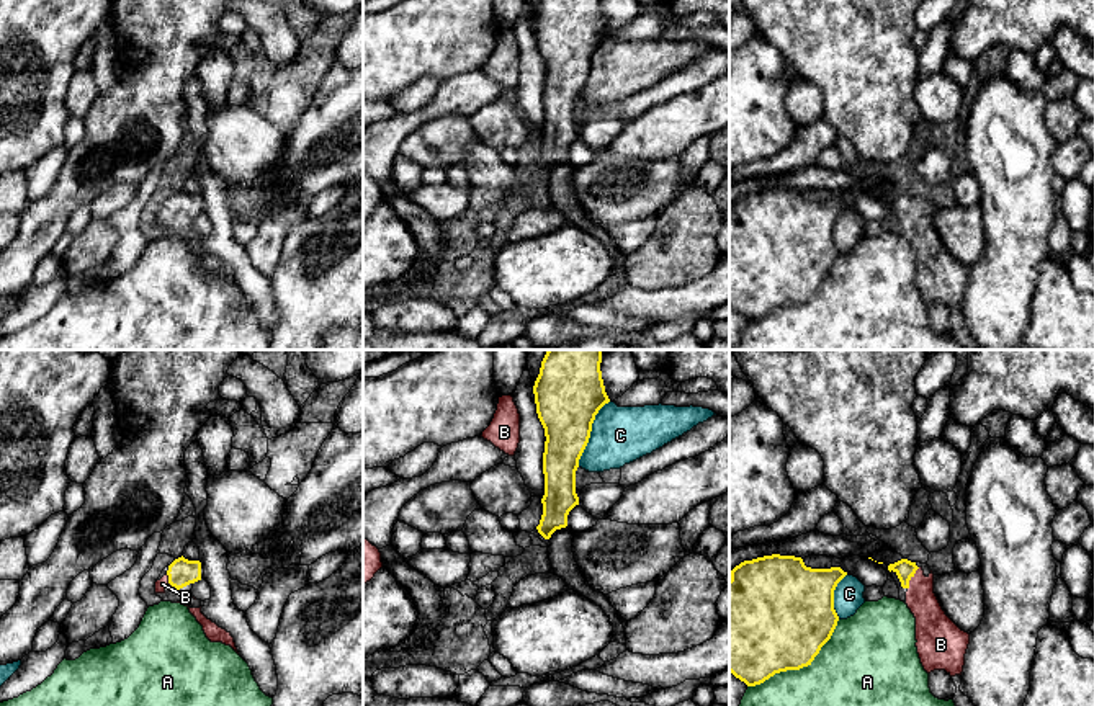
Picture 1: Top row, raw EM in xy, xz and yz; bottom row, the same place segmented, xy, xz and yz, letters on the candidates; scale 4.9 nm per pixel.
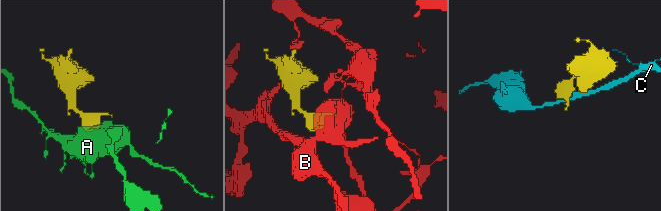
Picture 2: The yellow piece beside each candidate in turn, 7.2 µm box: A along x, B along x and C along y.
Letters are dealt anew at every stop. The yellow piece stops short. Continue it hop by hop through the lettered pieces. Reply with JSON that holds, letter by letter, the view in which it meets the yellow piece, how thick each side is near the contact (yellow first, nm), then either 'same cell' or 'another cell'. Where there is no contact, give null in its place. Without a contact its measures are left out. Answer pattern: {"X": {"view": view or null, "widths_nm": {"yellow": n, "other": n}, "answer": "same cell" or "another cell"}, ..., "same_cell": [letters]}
{"A": {"view": "yz", "widths_nm": {"yellow": 480, "other": 360}, "answer": "another cell"}, "B": {"view": "yz", "widths_nm": {"yellow": 100, "other": 160}, "answer": "same cell"}, "C": {"view": "xz", "widths_nm": {"yellow": 340, "other": 280}, "answer": "another cell"}, "same_cell": ["B"]}

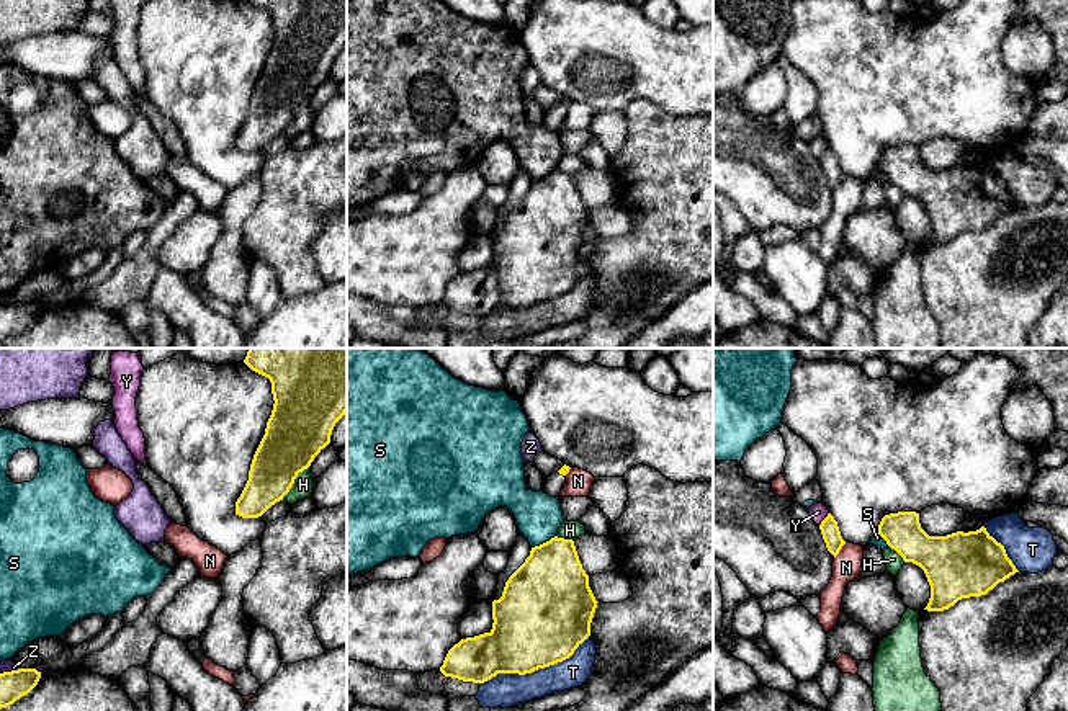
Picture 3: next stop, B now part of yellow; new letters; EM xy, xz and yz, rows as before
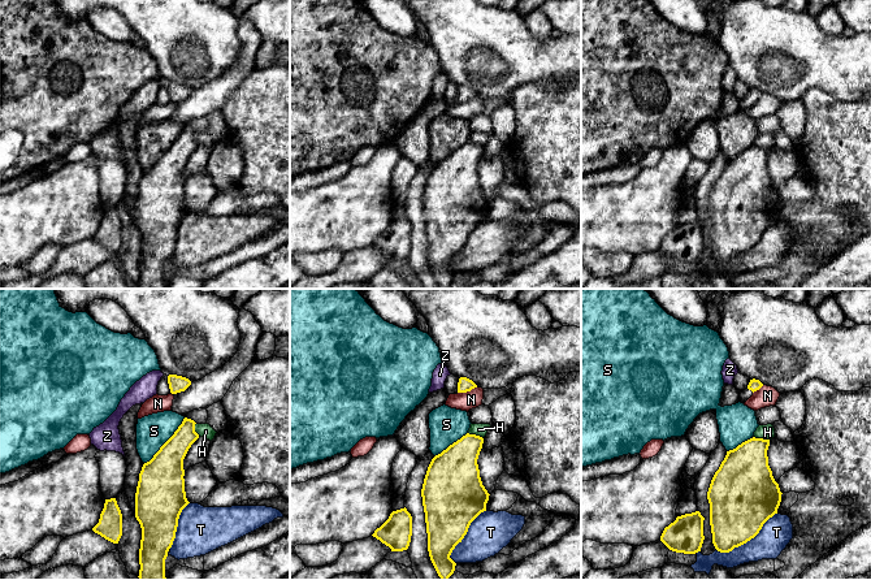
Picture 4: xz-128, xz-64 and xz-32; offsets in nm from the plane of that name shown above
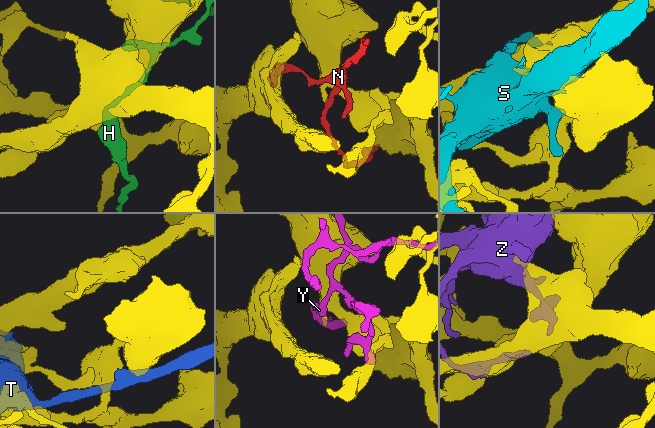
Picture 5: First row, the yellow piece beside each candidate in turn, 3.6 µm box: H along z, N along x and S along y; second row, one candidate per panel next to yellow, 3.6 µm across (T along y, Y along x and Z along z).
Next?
{"H": {"view": "xy", "widths_nm": {"yellow": 300, "other": 100}, "answer": "another cell"}, "N": {"view": "yz", "widths_nm": {"yellow": 90, "other": 140}, "answer": "another cell"}, "S": {"view": "xz", "widths_nm": {"yellow": 400, "other": 220}, "answer": "another cell"}, "T": {"view": "xz", "widths_nm": {"yellow": 440, "other": 170}, "answer": "another cell"}, "Y": {"view": "yz", "widths_nm": {"yellow": 90, "other": 90}, "answer": "another cell"}, "Z": {"view": "xy", "widths_nm": {"yellow": 140, "other": 60}, "answer": "another cell"}, "same_cell": []}

